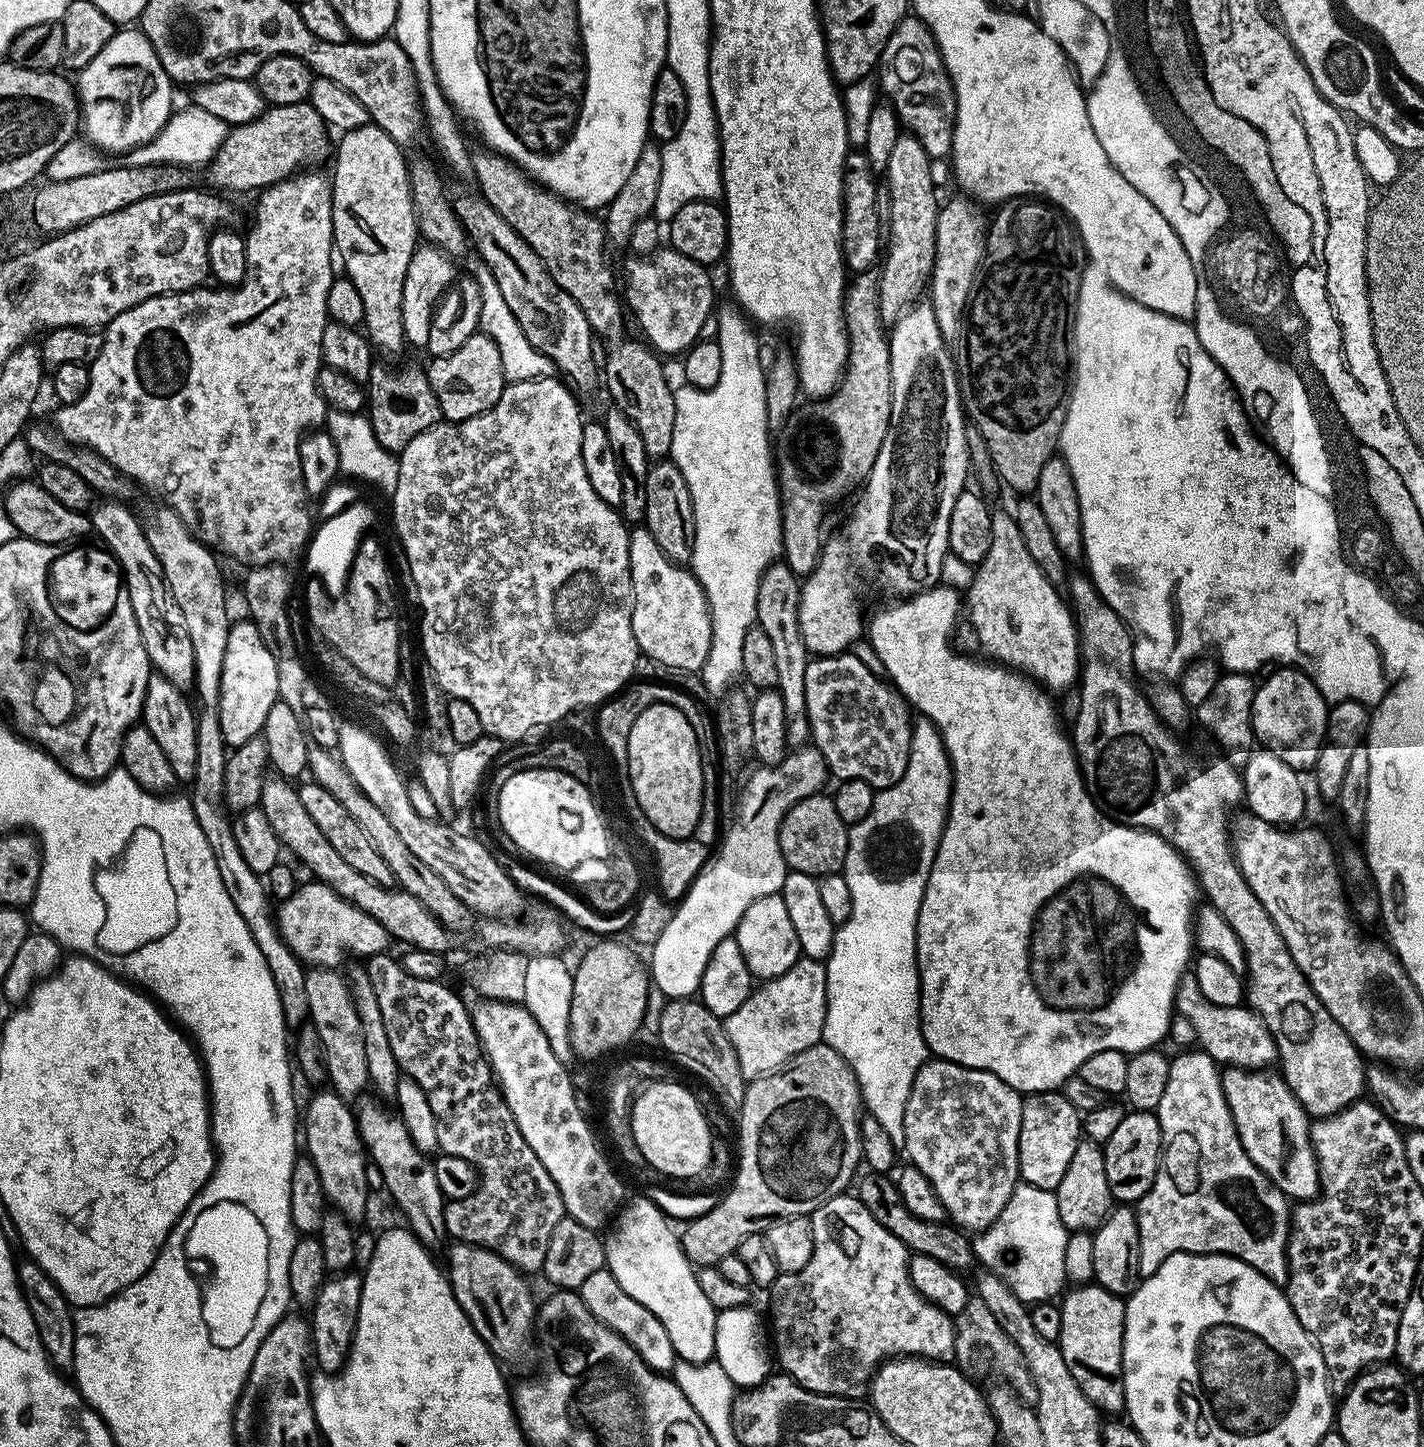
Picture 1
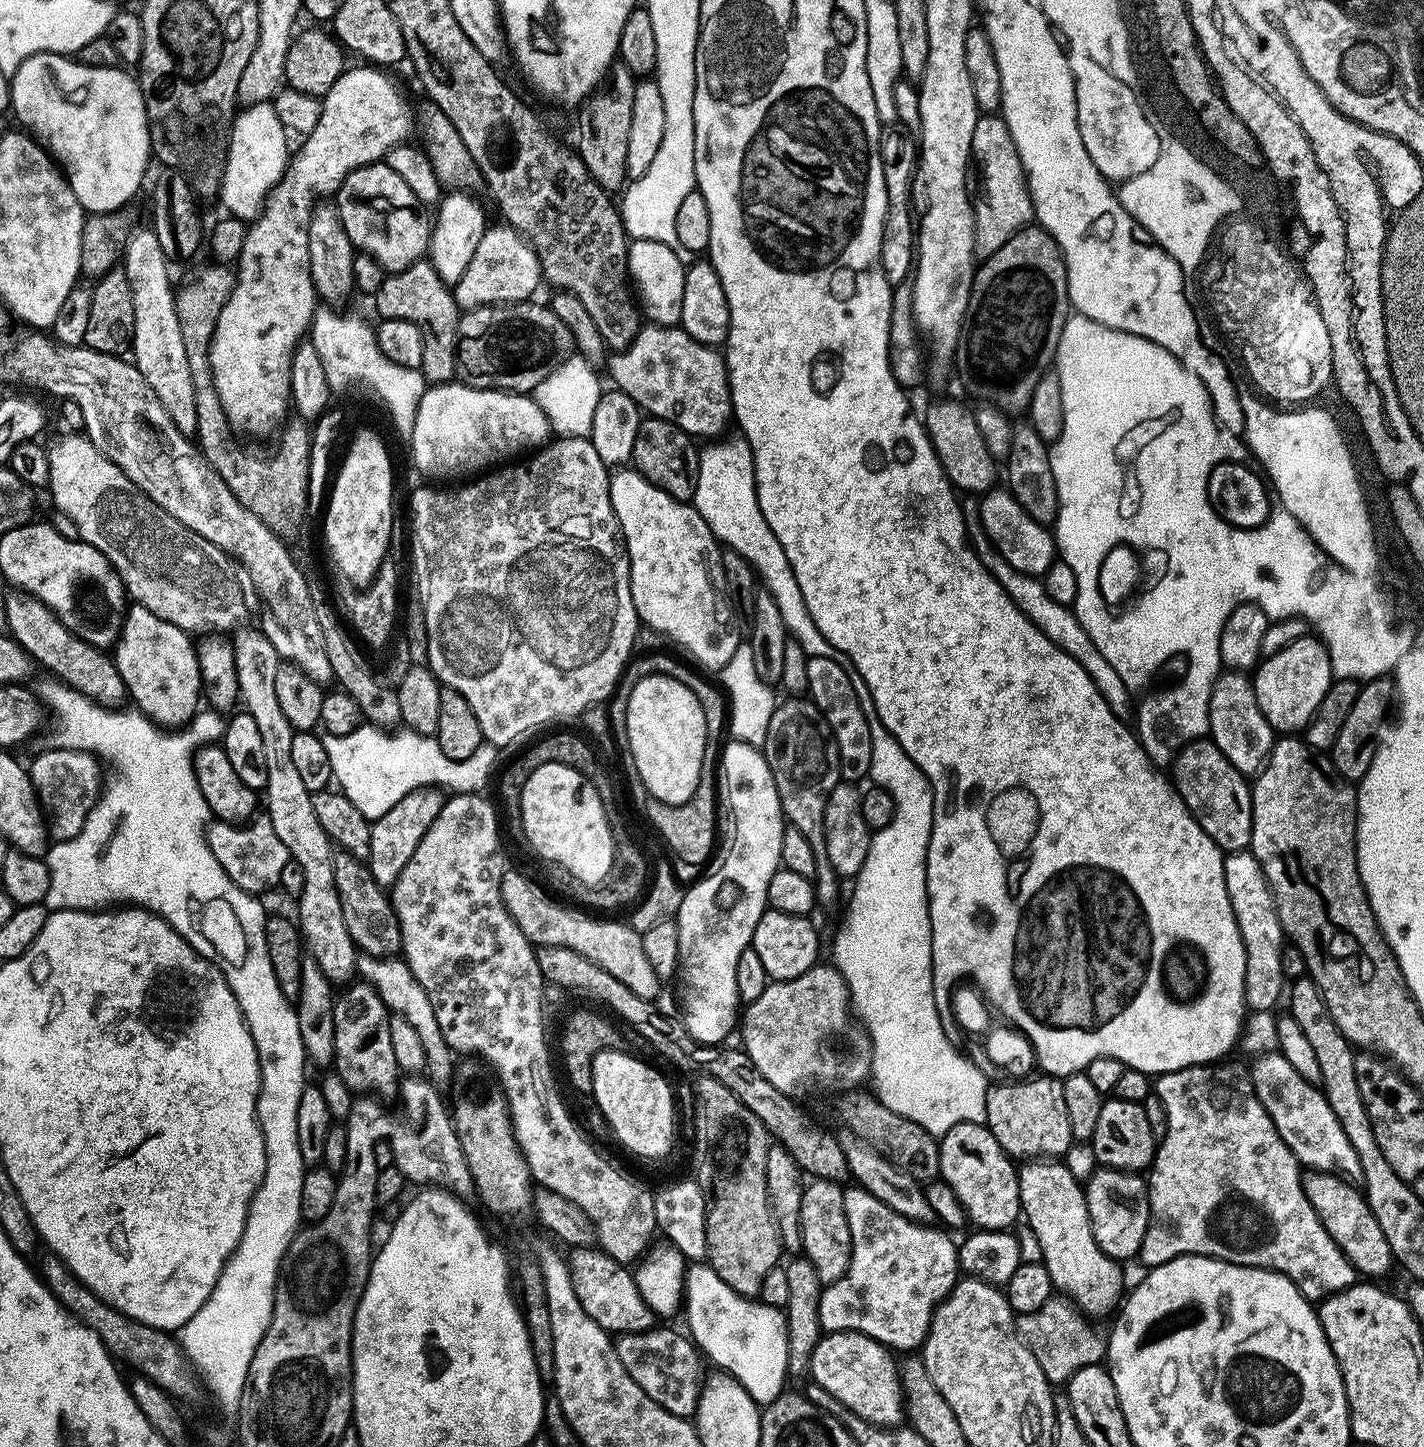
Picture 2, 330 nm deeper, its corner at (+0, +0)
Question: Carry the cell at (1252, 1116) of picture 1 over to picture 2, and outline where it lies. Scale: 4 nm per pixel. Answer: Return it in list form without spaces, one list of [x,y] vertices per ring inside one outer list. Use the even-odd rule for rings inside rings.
[[[1309,1171],[1303,1177],[1304,1193],[1320,1215],[1324,1228],[1334,1238],[1334,1242],[1344,1251],[1347,1260],[1356,1265],[1356,1271],[1364,1278],[1380,1278],[1394,1268],[1394,1257],[1390,1250],[1390,1242],[1386,1242],[1386,1234],[1382,1234],[1382,1226],[1378,1226],[1378,1218],[1370,1210],[1365,1193],[1355,1188],[1355,1183],[1335,1172]]]

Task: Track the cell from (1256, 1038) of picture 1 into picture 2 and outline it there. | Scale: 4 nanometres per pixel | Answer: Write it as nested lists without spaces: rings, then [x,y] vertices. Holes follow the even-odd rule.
[[[1280,1050],[1257,1055],[1251,1062],[1250,1075],[1262,1106],[1270,1114],[1278,1134],[1301,1165],[1317,1172],[1335,1172],[1345,1178],[1363,1177],[1358,1154],[1354,1154],[1354,1146],[1350,1146],[1350,1138],[1346,1138],[1323,1091],[1304,1078]]]

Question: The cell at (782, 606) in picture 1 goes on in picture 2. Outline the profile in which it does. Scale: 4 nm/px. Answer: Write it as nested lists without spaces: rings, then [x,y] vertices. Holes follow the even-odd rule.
[[[788,698],[785,704],[784,701],[777,703],[770,718],[768,736],[764,739],[762,751],[774,774],[774,782],[778,786],[787,823],[802,830],[802,834],[806,834],[806,840],[816,851],[819,861],[814,877],[817,905],[821,909],[832,908],[840,900],[842,880],[828,860],[824,836],[824,811],[830,790],[834,790],[834,786],[841,783],[842,777],[838,746],[836,739],[832,737],[828,717],[824,715],[819,704],[808,698]]]

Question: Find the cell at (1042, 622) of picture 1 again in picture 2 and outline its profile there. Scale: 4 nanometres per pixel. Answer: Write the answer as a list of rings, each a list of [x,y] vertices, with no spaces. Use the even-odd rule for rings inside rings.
[[[940,400],[929,406],[928,413],[923,413],[922,419],[945,472],[961,493],[983,494],[997,483],[997,461],[990,454],[986,442],[982,442],[982,433],[978,430],[976,414],[971,407],[968,409],[956,400]]]

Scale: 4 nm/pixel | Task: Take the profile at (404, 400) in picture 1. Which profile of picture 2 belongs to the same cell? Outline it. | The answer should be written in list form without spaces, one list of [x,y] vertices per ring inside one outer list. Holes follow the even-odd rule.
[[[431,259],[415,260],[401,272],[385,275],[380,289],[374,293],[376,308],[387,319],[410,320],[424,331],[424,350],[420,368],[429,385],[442,384],[453,379],[458,372],[458,345],[462,309],[456,302],[451,287],[444,285],[441,269]]]

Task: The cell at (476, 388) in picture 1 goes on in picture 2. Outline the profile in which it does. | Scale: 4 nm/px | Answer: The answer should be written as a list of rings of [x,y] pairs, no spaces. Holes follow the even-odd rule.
[[[536,302],[506,304],[506,310],[482,334],[460,338],[458,364],[465,377],[486,388],[528,394],[573,355],[574,341],[566,322],[551,307],[532,303]]]

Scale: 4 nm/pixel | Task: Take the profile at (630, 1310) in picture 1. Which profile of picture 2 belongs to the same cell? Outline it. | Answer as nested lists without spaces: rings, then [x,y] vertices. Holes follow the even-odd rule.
[[[653,1326],[643,1331],[621,1332],[615,1337],[614,1343],[622,1366],[626,1366],[634,1382],[642,1386],[647,1396],[654,1398],[667,1412],[673,1412],[676,1416],[695,1417],[702,1383],[702,1356],[687,1335],[679,1336],[672,1328]]]

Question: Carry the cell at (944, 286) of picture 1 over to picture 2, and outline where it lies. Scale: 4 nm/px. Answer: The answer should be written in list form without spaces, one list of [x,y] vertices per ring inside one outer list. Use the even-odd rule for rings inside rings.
[[[977,115],[972,139],[974,164],[980,167],[980,200],[975,201],[976,233],[974,246],[976,255],[981,261],[991,258],[1015,232],[1027,228],[1033,223],[1032,195],[1028,193],[1028,179],[1024,176],[1024,167],[1020,161],[1018,150],[1014,146],[1014,138],[1006,126],[1003,115]]]

